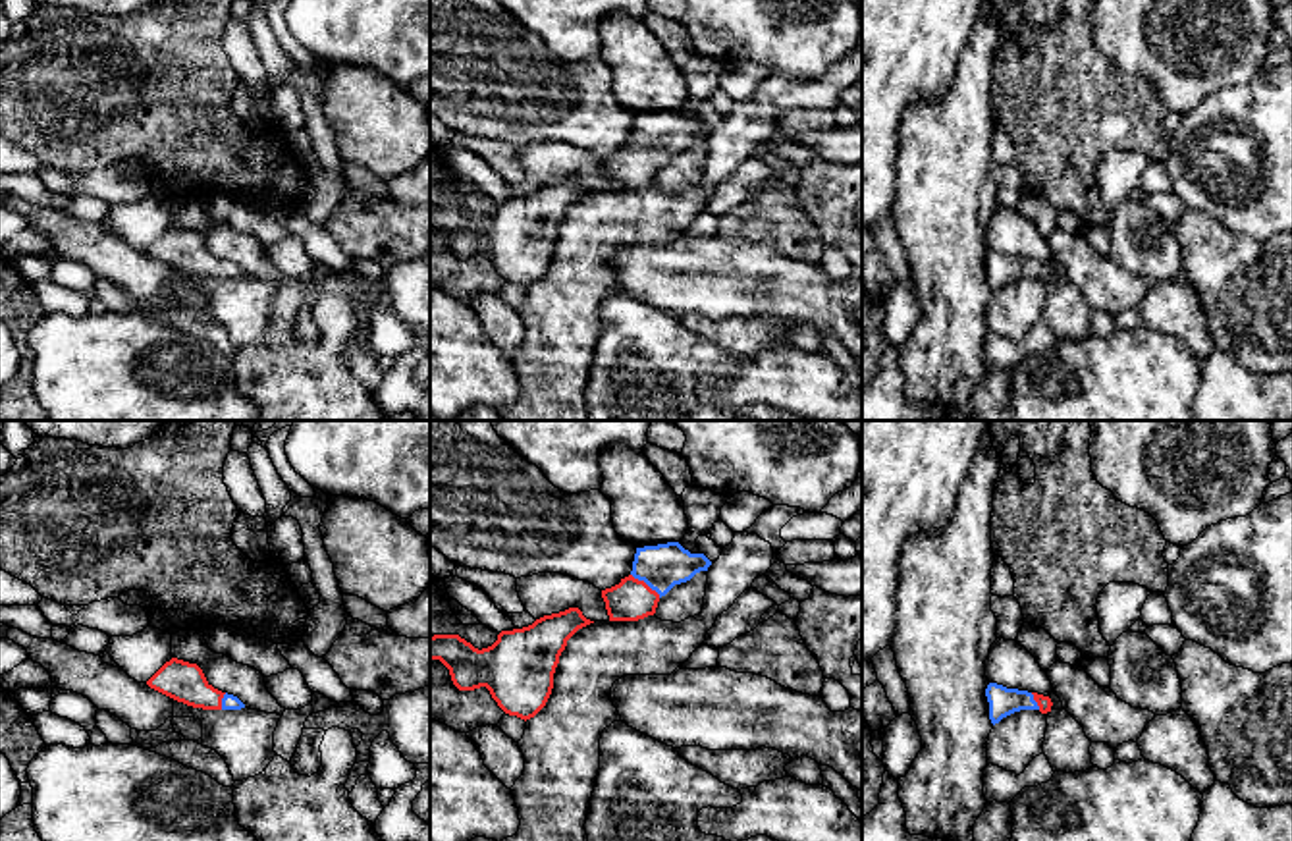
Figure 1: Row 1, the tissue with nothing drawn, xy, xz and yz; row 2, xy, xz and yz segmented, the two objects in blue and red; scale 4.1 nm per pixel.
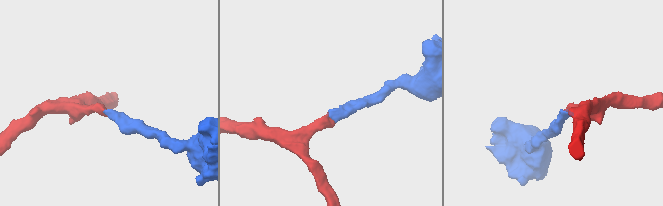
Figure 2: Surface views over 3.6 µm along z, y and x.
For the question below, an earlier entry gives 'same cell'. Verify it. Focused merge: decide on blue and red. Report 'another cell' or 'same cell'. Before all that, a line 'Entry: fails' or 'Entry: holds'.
Entry: holds
same cell

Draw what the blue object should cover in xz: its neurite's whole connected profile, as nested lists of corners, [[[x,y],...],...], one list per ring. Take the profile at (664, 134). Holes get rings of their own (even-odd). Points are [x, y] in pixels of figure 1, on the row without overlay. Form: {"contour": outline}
{"contour": [[[679,110],[636,116],[631,143],[602,158],[609,189],[654,183],[661,164],[710,133],[704,122],[690,122]]]}

